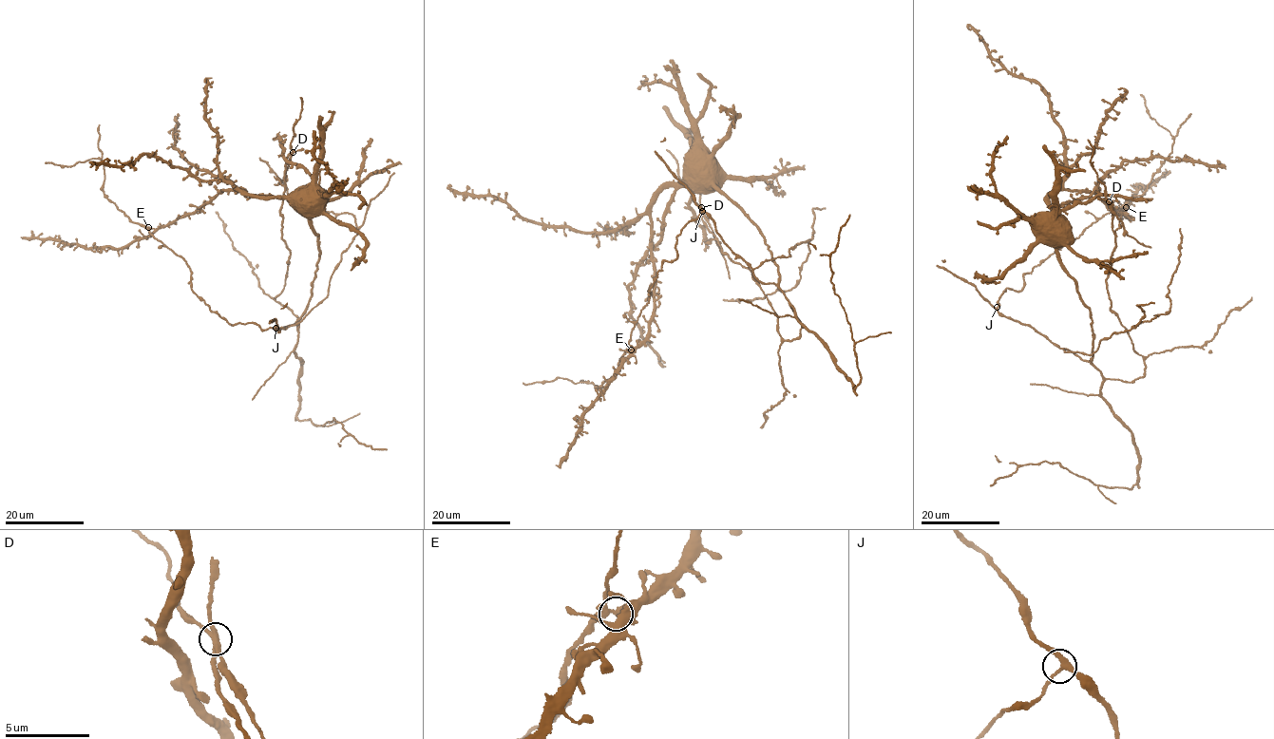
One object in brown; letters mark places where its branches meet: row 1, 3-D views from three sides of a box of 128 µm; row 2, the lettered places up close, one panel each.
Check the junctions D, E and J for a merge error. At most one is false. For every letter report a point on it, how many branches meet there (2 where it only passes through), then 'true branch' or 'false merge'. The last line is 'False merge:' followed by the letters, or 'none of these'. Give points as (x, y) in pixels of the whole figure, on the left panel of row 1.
D: at (293, 152); 4 branches meet; false merge
E: at (148, 227); 4 branches meet; true branch
J: at (275, 328); 3 branches meet; true branch
False merge: D

